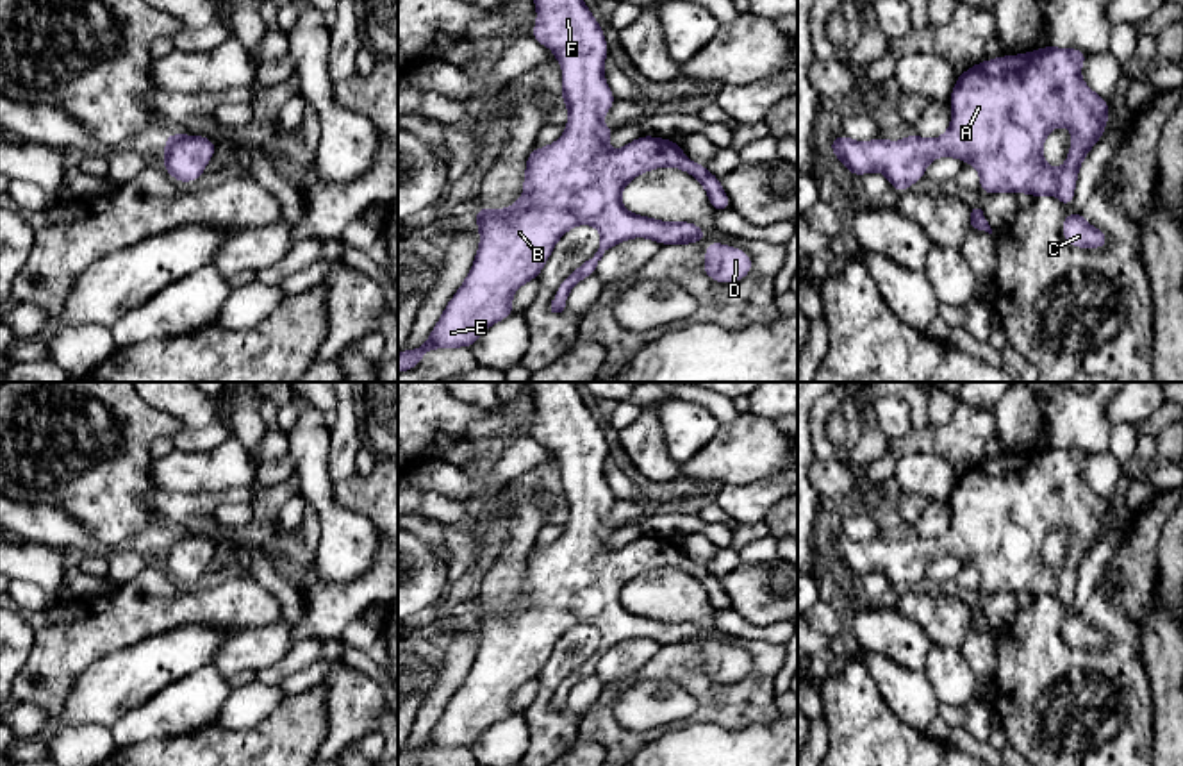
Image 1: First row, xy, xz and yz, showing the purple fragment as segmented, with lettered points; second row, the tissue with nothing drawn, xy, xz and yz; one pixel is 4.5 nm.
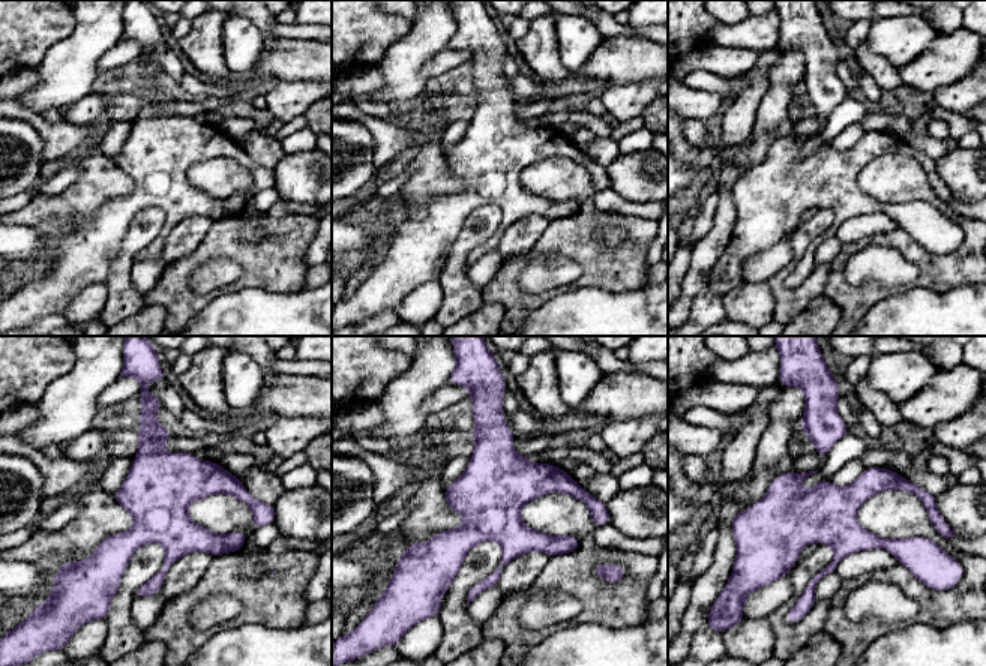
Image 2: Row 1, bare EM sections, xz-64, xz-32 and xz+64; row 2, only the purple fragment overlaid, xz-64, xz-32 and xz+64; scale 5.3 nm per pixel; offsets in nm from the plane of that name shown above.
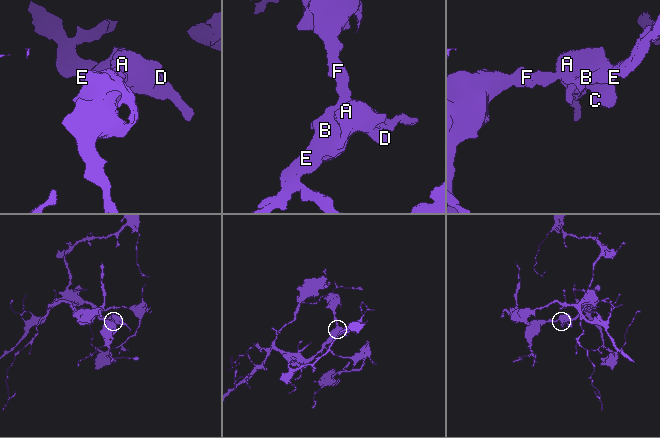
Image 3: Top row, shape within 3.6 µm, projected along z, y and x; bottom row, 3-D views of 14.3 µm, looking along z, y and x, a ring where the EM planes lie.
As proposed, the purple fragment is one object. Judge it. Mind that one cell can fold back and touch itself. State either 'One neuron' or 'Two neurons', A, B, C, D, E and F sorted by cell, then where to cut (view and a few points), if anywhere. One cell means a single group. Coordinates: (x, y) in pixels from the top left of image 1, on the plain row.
One neuron. Groups: A B C D E F. No split

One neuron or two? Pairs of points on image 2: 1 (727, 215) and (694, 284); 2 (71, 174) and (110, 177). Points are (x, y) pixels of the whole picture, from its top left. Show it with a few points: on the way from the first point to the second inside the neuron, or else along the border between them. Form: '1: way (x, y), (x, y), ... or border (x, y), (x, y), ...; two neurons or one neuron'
1: way (722, 231), (704, 254), (700, 267); one neuron
2: border (83, 170), (74, 182), (57, 194), (50, 194); two neurons

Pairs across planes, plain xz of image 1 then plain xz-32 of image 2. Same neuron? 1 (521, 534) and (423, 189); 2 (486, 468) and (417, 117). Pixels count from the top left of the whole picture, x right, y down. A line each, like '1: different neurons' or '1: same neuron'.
1: same neuron
2: different neurons

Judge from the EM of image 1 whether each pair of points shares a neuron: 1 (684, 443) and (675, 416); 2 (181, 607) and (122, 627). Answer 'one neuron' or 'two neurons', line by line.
1: one neuron
2: one neuron

